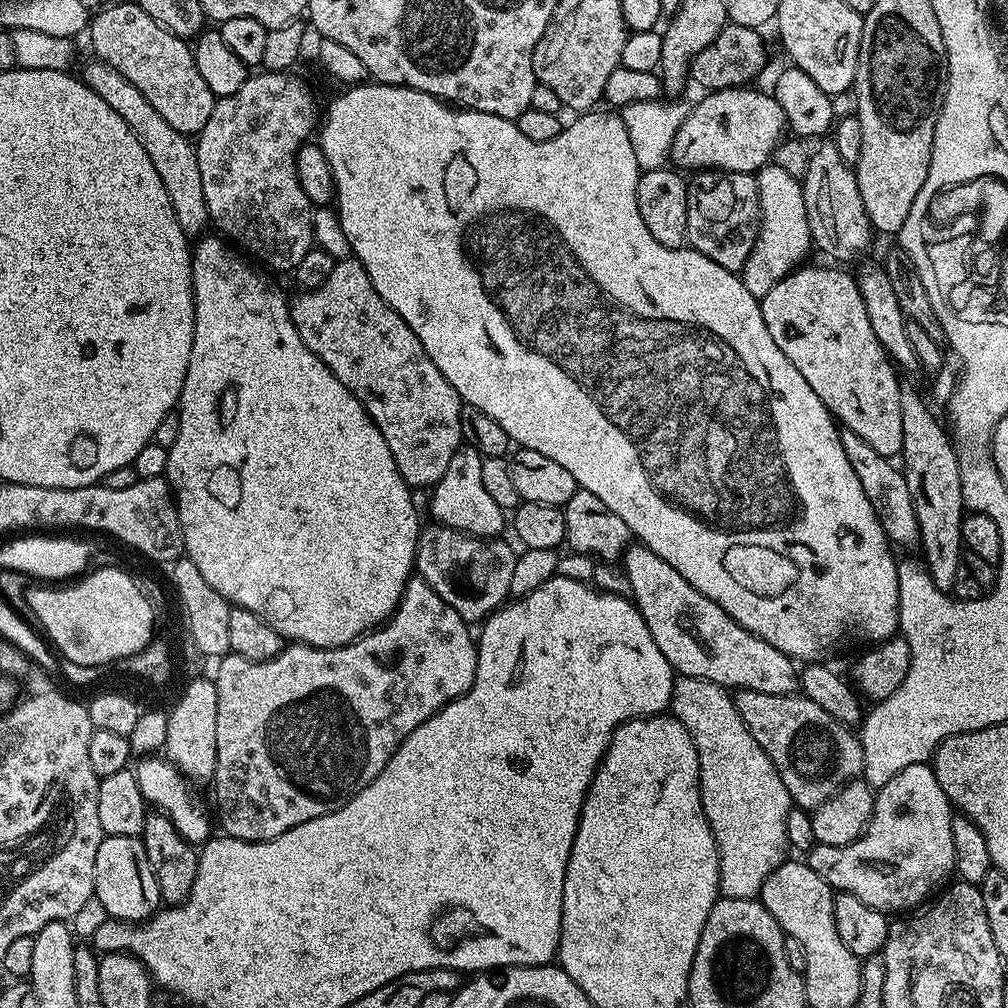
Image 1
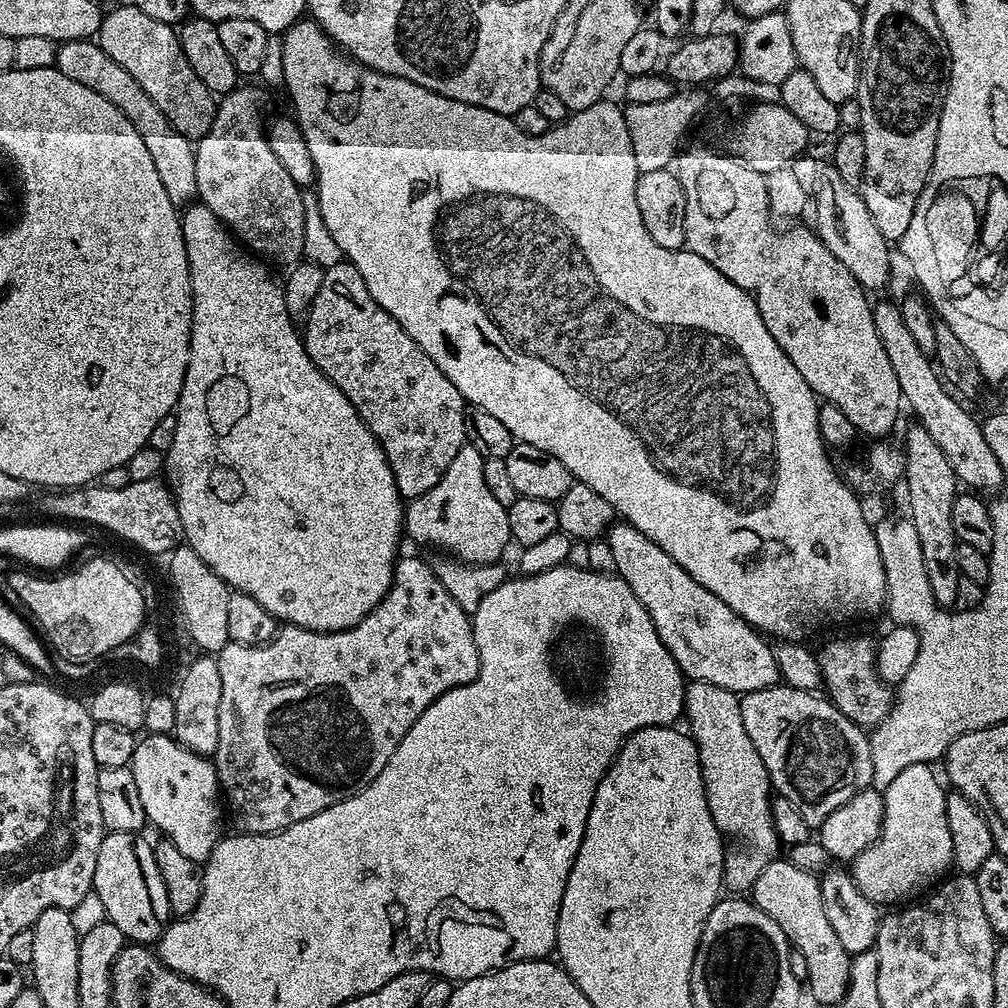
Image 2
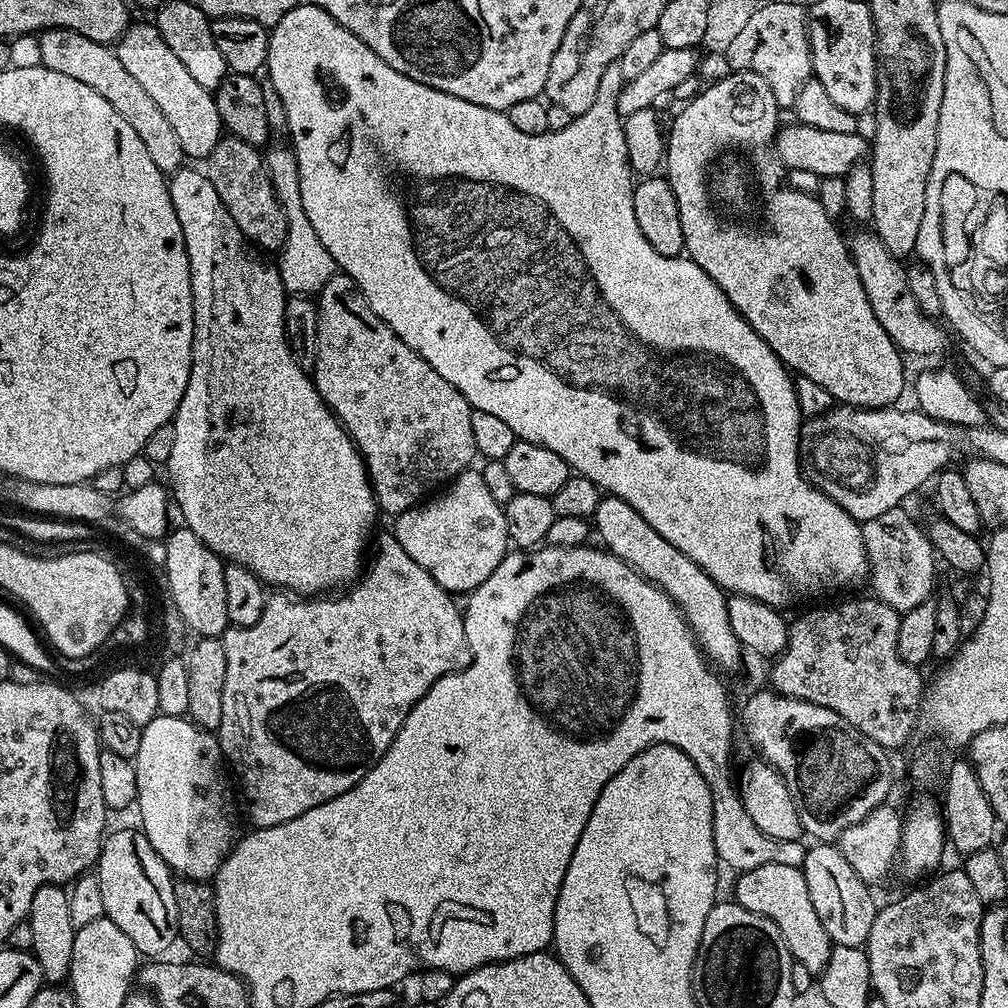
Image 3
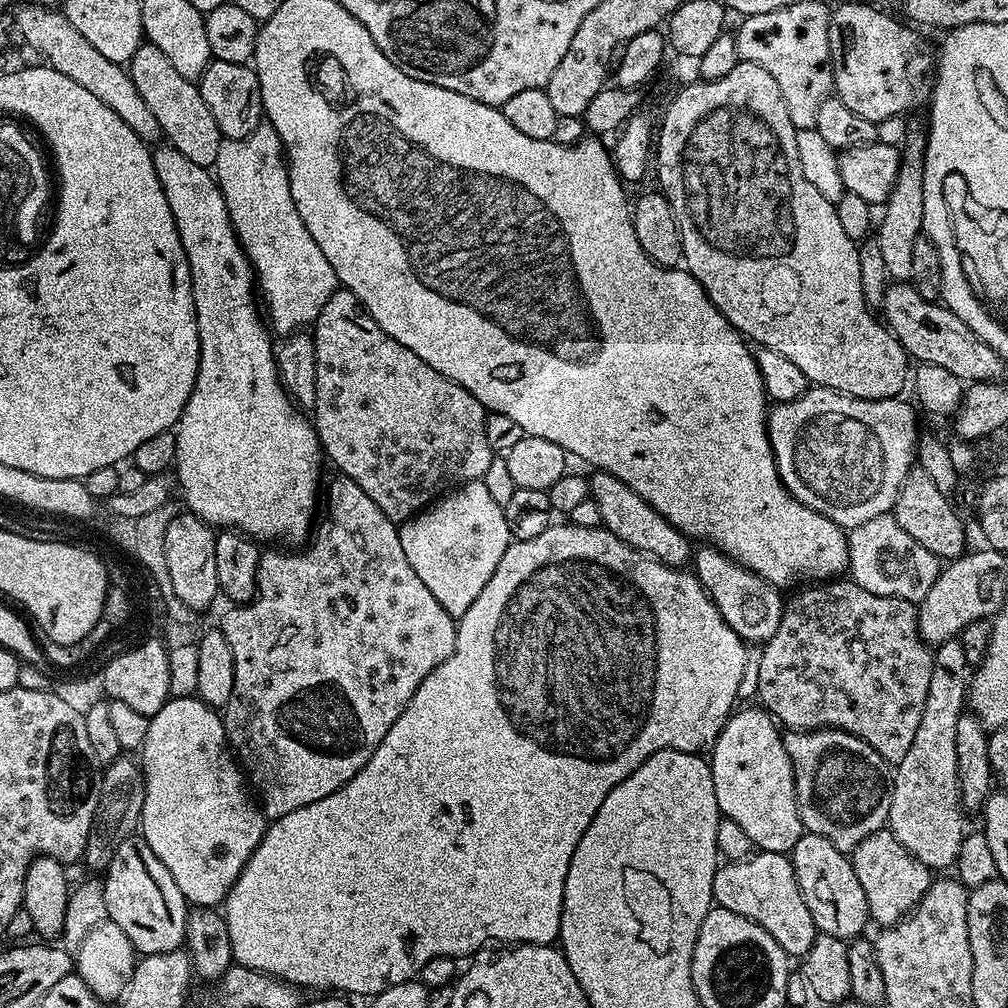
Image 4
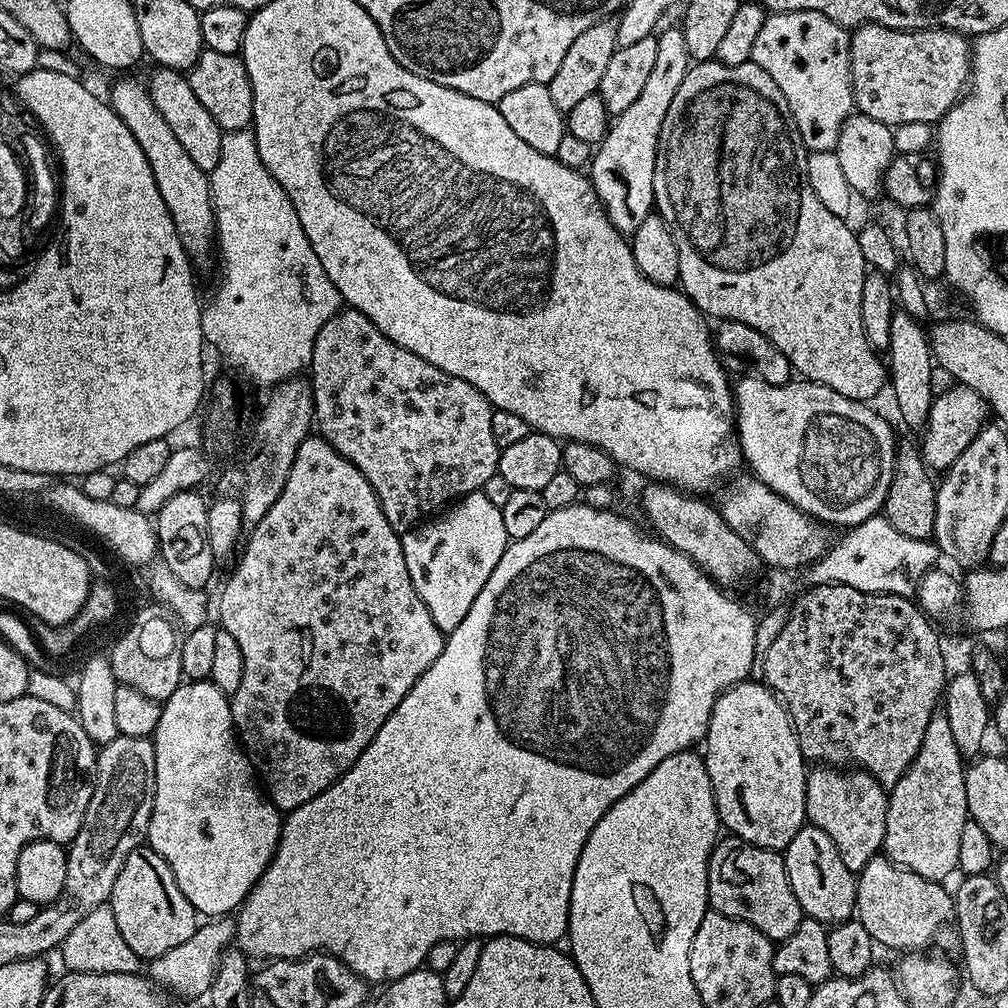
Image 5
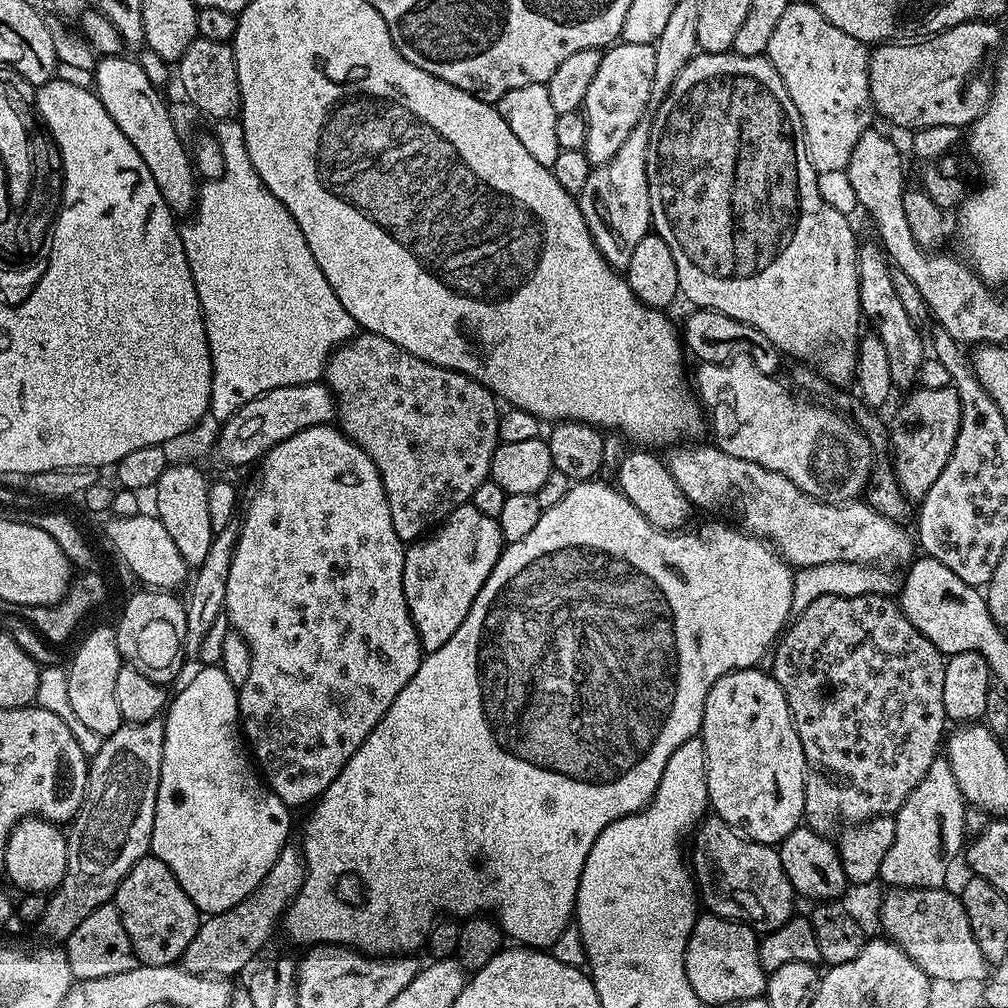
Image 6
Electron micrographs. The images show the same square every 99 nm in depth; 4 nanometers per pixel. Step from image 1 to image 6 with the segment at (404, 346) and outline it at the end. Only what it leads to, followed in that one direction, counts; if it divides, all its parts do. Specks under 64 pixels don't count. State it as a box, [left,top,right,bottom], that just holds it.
[322,331,500,542]

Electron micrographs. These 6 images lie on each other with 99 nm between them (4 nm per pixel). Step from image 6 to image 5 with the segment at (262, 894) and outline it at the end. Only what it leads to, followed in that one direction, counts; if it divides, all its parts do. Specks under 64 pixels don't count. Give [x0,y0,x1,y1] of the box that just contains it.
[150,918,236,997]

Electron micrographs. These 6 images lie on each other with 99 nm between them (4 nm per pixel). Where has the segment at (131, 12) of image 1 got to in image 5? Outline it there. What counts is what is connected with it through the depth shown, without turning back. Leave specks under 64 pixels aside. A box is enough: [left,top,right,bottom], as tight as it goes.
[146,66,224,174]

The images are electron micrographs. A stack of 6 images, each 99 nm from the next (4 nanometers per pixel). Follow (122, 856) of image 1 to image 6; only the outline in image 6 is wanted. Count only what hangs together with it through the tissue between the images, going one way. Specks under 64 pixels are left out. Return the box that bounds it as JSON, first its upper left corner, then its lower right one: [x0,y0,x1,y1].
[114,856,202,964]

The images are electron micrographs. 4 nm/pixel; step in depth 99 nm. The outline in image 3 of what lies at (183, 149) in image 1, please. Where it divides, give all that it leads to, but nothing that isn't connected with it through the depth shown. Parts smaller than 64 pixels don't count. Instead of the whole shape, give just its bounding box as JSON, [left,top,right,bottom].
[38,28,186,174]

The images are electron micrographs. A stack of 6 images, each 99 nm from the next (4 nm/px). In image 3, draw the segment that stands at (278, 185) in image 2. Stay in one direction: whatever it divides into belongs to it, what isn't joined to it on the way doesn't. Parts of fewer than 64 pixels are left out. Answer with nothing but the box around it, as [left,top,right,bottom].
[206,134,288,250]

